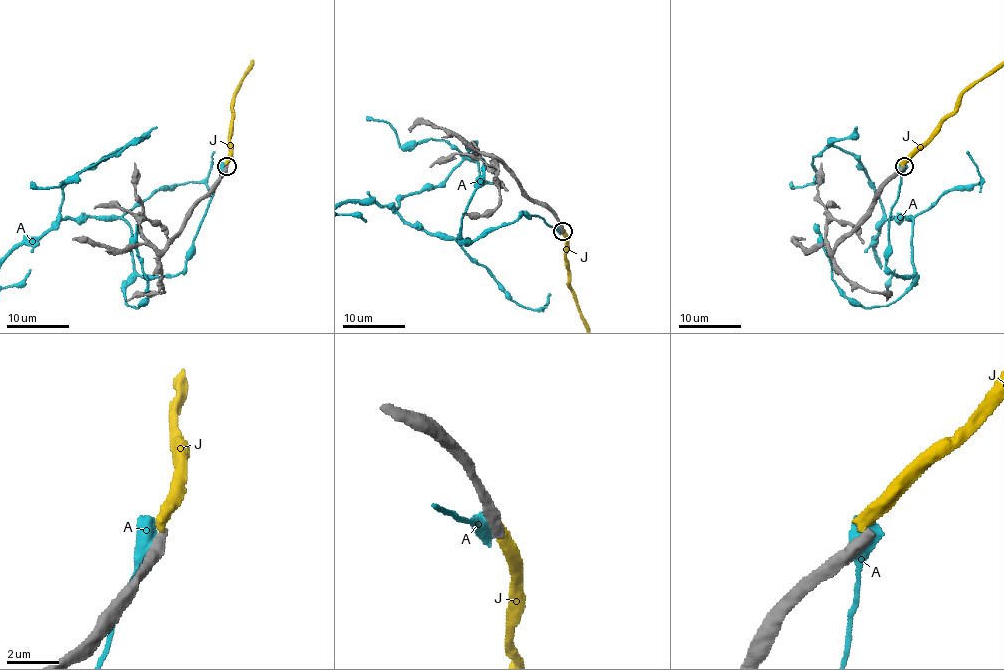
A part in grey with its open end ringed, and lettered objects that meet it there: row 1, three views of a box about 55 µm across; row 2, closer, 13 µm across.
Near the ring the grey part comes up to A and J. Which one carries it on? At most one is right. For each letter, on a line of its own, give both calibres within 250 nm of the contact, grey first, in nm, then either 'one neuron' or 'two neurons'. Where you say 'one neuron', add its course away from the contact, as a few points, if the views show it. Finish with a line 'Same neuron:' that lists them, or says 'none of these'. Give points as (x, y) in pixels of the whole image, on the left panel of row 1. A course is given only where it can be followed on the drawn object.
A: 600/550 nm | two neurons
J: 460/480 nm | two neurons
Same neuron: none of these

